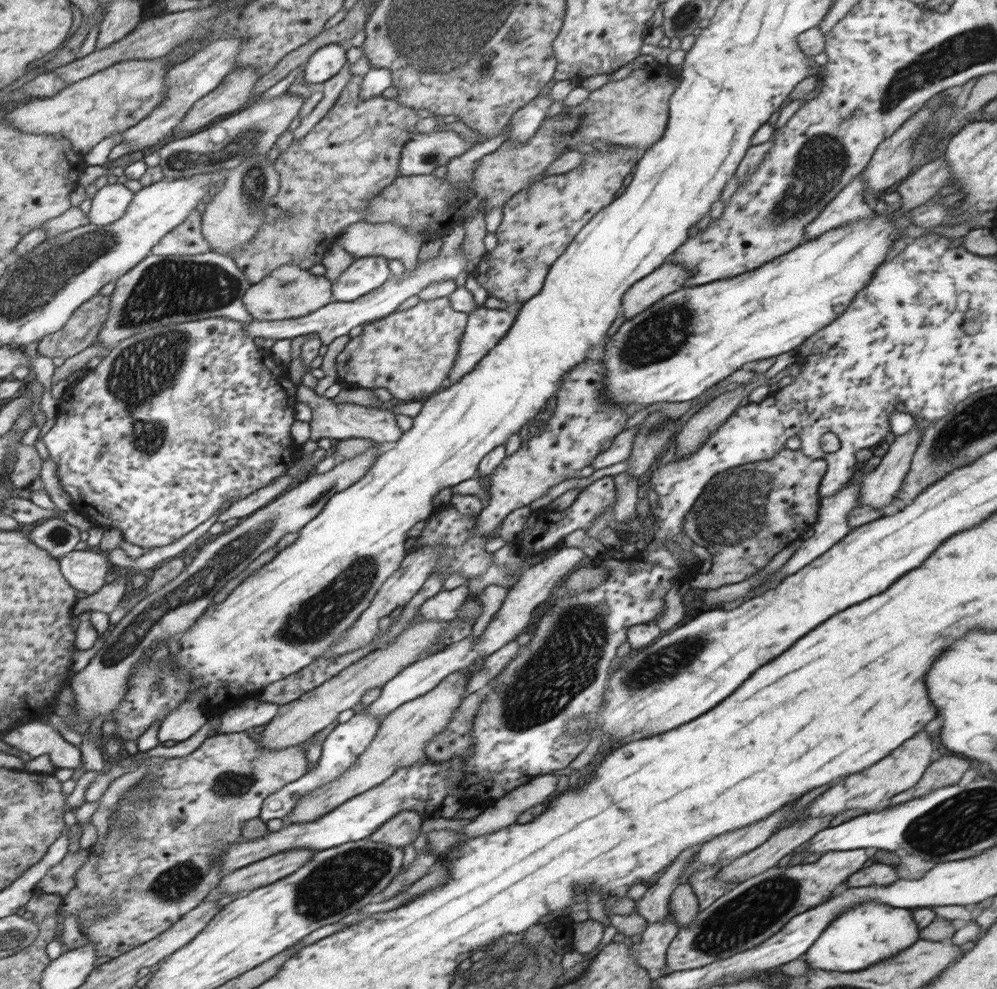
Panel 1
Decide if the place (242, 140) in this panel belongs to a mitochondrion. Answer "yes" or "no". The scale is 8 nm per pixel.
yes

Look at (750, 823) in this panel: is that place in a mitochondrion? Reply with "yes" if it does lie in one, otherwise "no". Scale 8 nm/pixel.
no

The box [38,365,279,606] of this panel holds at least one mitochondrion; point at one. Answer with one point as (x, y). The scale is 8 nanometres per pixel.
(58, 535)

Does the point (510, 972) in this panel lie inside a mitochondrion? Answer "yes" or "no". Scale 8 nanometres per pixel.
yes

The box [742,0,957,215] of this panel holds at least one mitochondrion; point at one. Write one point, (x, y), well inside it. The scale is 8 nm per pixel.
(930, 134)

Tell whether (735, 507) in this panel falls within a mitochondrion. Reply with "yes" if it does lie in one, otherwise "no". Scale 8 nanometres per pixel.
yes

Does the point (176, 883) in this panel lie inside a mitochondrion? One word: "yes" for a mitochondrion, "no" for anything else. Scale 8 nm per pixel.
yes

